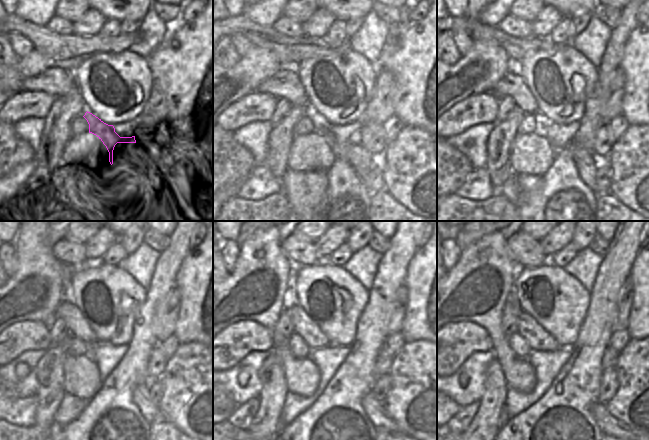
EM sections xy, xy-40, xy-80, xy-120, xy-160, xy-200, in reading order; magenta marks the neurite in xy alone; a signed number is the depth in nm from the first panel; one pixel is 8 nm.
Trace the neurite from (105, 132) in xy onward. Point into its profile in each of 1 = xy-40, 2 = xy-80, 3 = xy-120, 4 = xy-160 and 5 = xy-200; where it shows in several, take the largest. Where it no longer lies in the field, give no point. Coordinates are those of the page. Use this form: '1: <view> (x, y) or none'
1: xy-40 (360, 158)
2: xy-80 (584, 160)
3: xy-120 (152, 413)
4: xy-160 (374, 409)
5: xy-200 (608, 424)

